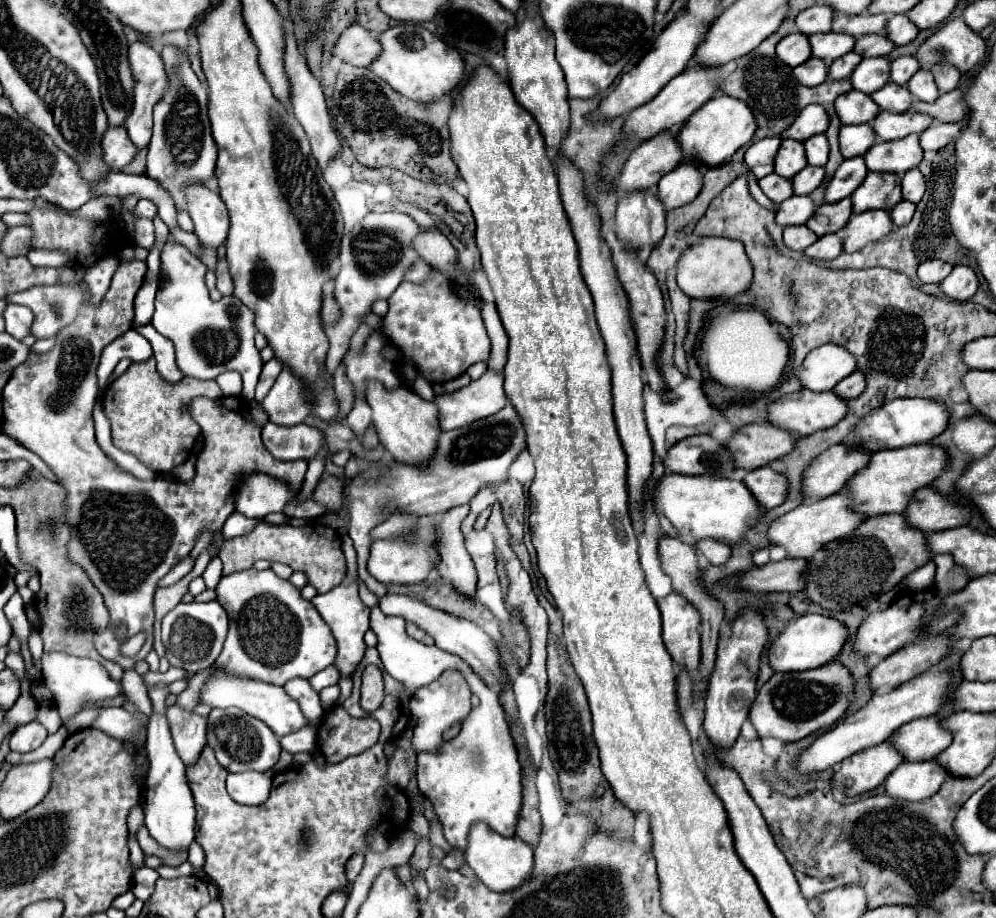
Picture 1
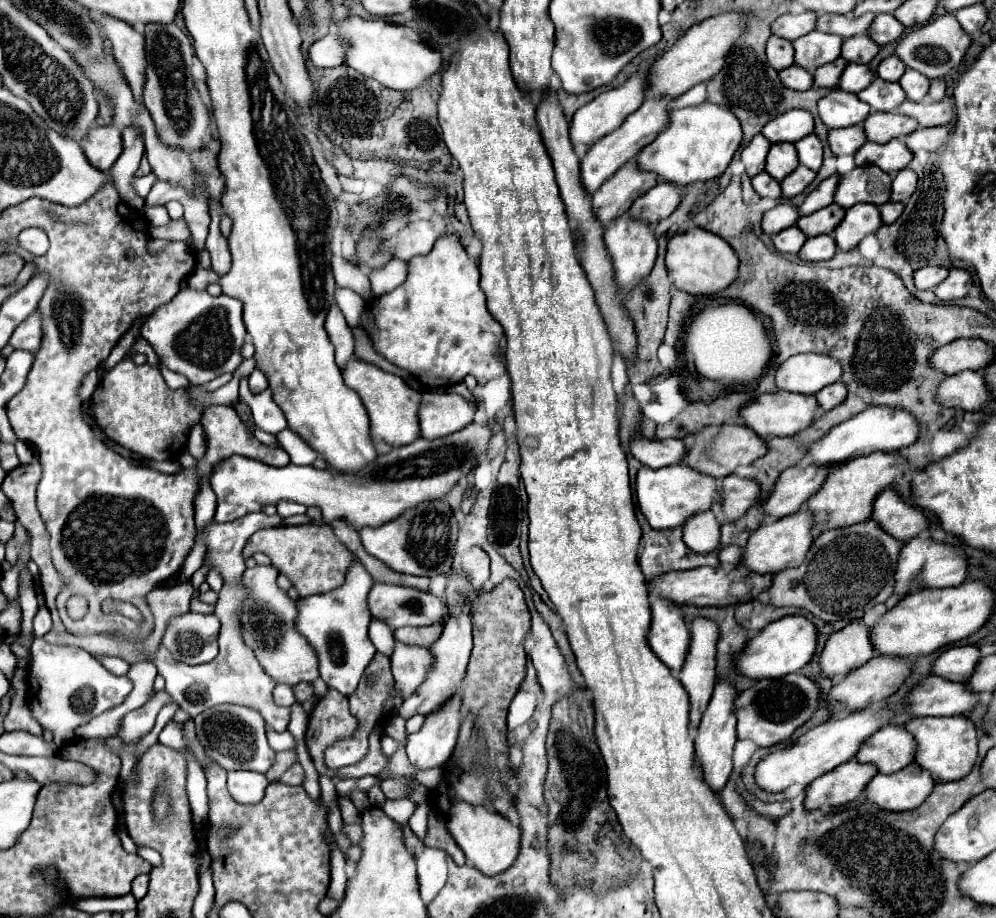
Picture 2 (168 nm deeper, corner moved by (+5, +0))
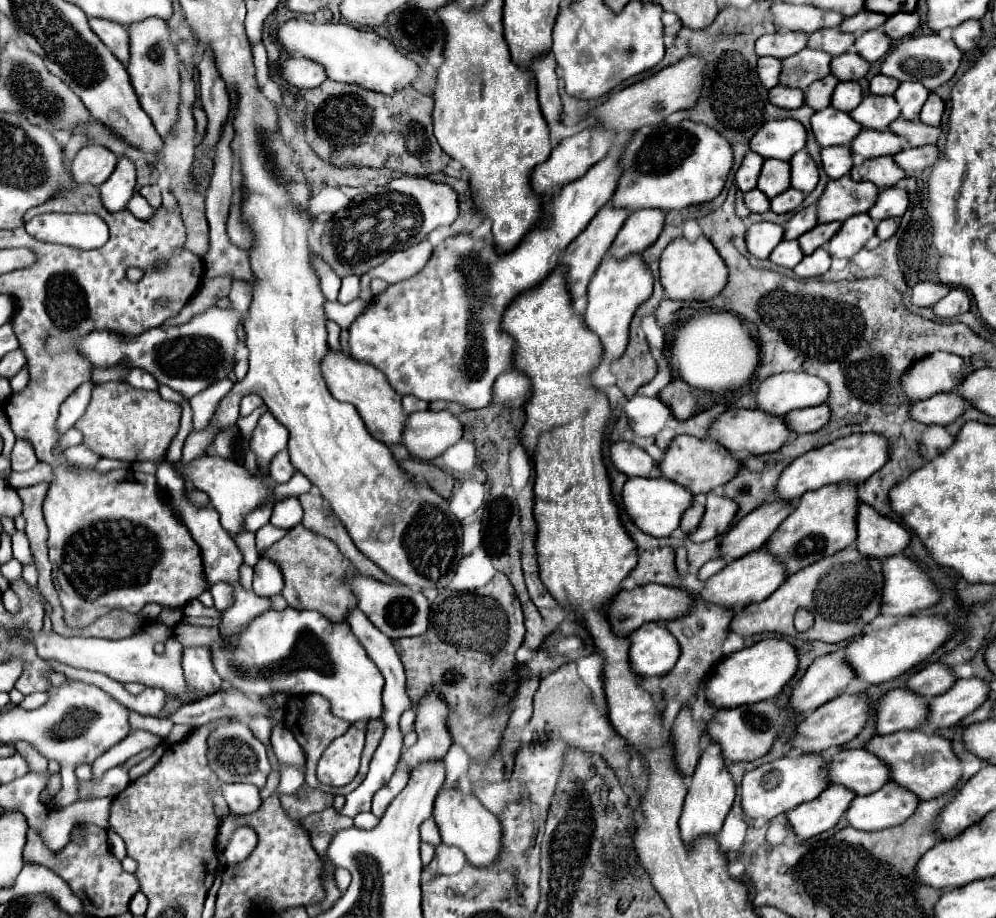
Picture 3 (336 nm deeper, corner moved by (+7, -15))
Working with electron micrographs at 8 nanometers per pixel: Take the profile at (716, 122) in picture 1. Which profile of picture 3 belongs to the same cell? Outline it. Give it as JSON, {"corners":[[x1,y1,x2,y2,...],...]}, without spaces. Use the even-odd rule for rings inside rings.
{"corners":[[694,121,664,123,648,131,638,131,622,153,622,177,612,197,614,207,630,211,656,207,664,211,682,209,712,201,724,189,728,173,734,165,730,141,712,127]]}

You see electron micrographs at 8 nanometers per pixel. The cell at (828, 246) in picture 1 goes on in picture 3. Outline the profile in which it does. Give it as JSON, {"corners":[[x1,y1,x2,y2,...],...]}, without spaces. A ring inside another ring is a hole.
{"corners":[[820,247,818,251,814,251,812,255,808,255,808,257,802,259,802,261,794,267,794,273,796,273,798,277,802,277,802,279,820,277,820,275,824,275,824,273,830,269,830,261,832,261,830,253,828,253,824,247]]}

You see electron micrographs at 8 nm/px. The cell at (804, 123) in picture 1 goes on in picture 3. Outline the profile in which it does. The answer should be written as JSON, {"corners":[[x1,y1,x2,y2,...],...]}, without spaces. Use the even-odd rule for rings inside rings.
{"corners":[[794,119,768,121,750,141,750,149,764,159,782,159,790,161,794,153,804,149,806,129]]}

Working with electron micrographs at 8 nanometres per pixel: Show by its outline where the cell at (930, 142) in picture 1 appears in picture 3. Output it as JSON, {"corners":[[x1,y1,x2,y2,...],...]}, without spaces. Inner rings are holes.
{"corners":[[910,147,894,155,894,161,904,169,904,171,924,171,926,167,932,167,938,159,938,147]]}

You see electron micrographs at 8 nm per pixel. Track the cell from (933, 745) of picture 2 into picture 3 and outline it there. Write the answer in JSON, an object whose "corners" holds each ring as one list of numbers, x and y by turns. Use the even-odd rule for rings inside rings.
{"corners":[[898,731,892,735,876,735,868,745,868,751,878,755,890,765,892,781,898,781,898,785,910,789,920,799,934,799,950,789,956,787,956,783,962,777,962,761,956,757,952,743,944,739,938,733,924,733,924,731]]}

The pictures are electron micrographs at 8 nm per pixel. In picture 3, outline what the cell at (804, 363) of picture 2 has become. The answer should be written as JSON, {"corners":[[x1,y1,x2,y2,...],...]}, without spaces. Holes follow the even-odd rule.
{"corners":[[778,373,762,381,758,389,758,405,762,411,784,417,794,409,822,405,828,399,828,383,810,373]]}

